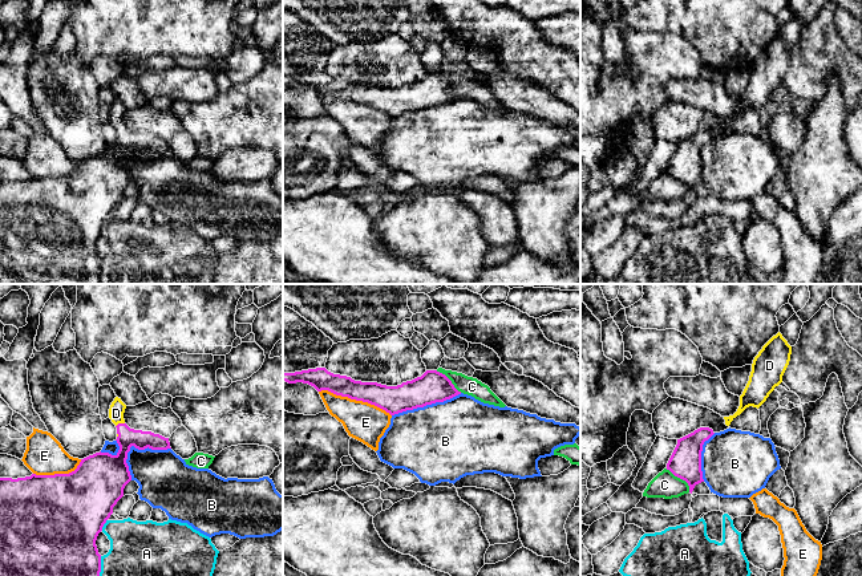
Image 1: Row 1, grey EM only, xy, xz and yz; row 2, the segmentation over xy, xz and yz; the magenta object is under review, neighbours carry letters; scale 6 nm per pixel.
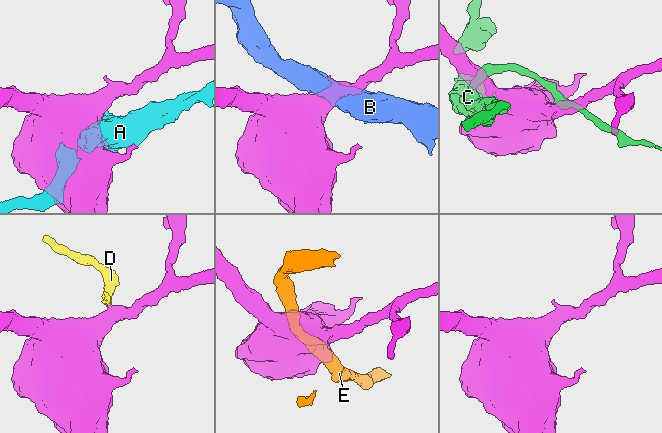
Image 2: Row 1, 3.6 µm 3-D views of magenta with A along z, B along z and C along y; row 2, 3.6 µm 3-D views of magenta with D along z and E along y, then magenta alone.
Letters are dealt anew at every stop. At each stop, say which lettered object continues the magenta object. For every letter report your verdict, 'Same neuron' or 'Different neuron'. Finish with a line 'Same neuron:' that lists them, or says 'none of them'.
A: Different neuron
B: Different neuron
C: Different neuron
D: Same neuron
E: Different neuron
Same neuron: D

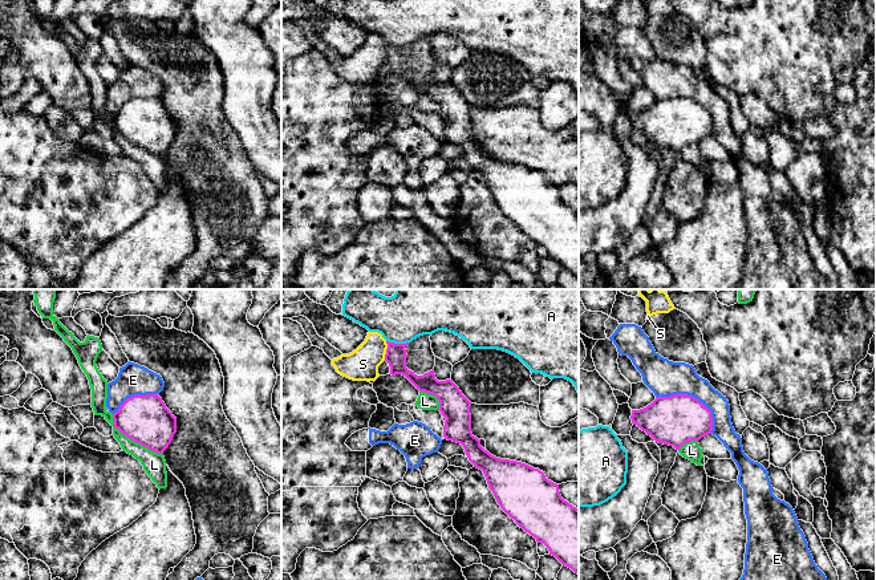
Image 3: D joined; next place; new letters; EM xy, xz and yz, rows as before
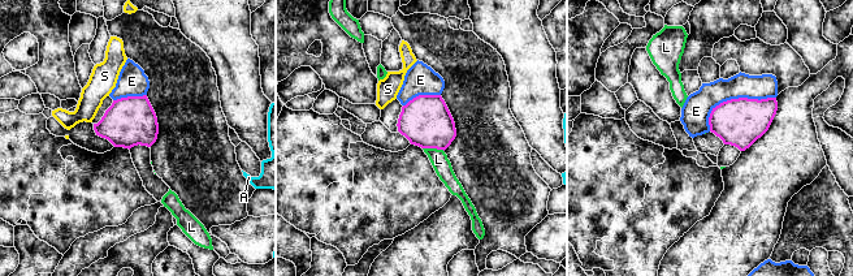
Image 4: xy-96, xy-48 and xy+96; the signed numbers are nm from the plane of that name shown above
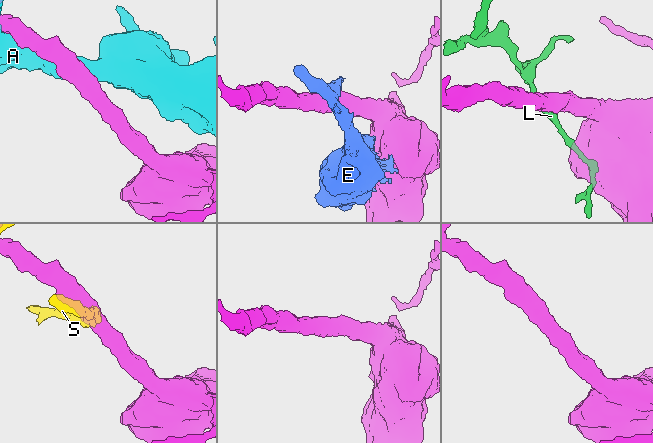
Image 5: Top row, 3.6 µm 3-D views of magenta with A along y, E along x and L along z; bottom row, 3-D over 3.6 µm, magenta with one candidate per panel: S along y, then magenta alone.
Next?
A: Different neuron
E: Different neuron
L: Different neuron
S: Different neuron
Same neuron: none of them

